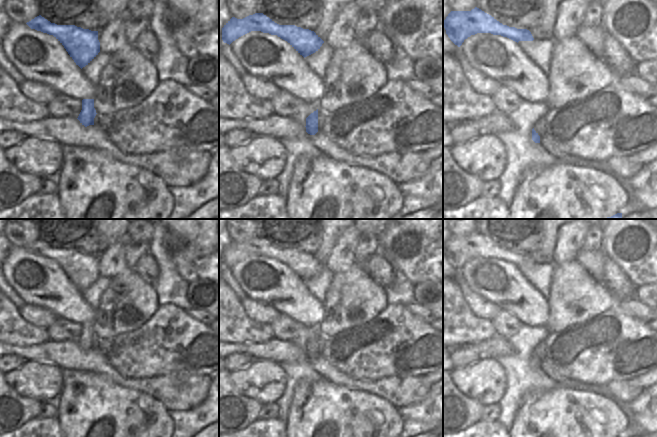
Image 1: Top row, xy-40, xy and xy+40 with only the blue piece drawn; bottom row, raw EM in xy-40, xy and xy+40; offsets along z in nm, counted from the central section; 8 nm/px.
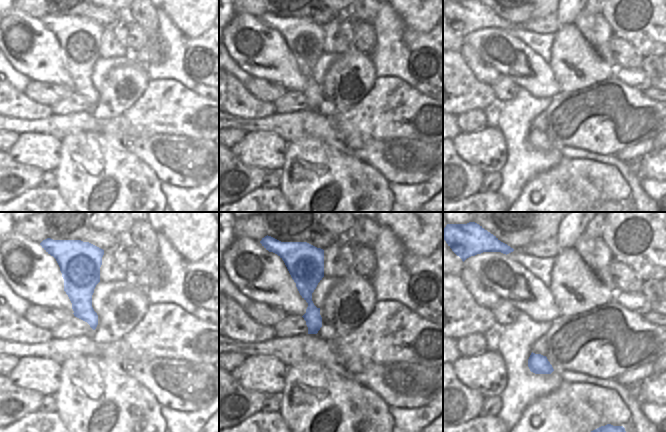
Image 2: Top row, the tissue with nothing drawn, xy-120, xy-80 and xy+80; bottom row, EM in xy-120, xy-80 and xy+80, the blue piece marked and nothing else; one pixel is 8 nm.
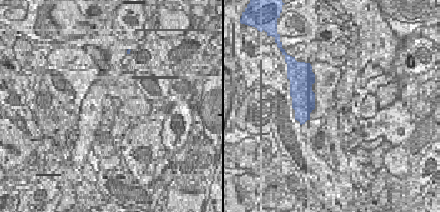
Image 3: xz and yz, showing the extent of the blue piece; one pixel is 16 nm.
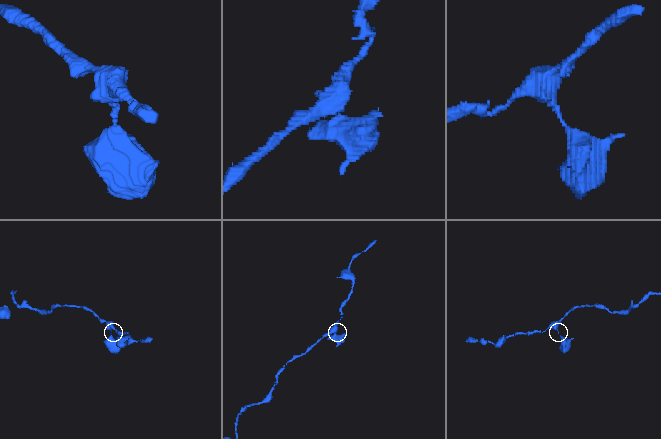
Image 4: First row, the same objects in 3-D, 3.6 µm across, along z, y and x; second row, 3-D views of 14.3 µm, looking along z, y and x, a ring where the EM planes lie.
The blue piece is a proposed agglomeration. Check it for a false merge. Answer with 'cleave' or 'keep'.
keep

